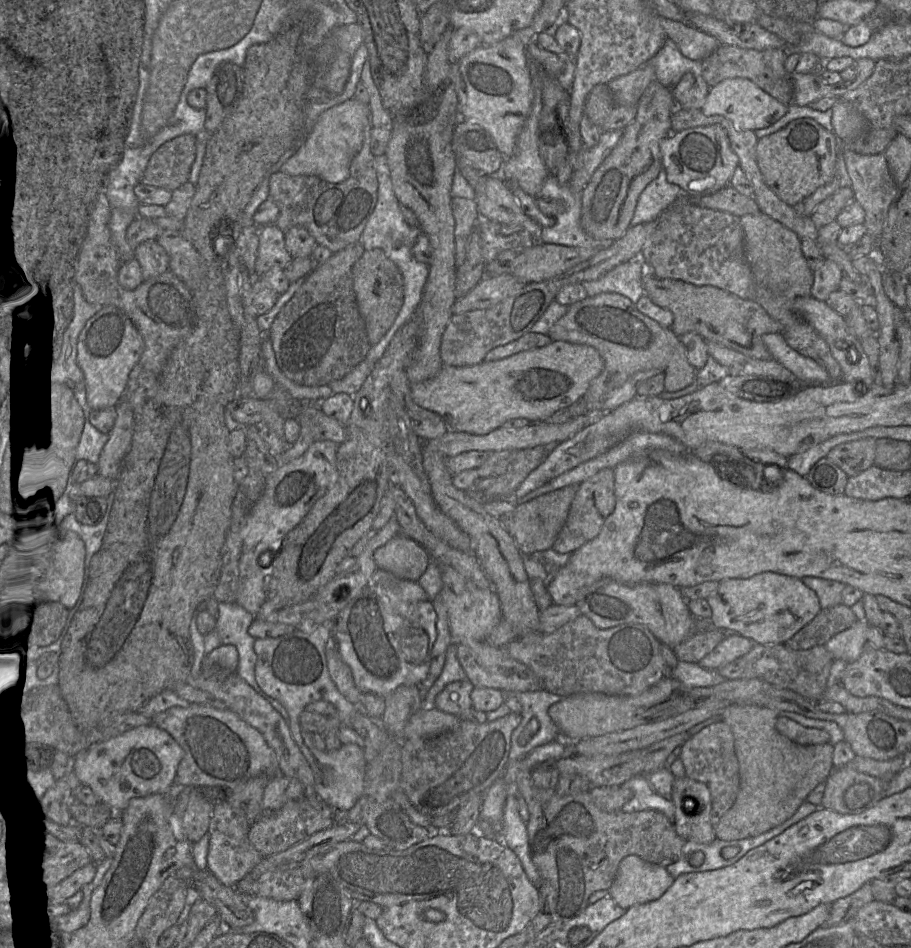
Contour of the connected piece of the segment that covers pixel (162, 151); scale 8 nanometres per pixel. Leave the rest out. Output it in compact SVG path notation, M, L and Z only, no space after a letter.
M182 134L162 144L150 157L141 184L175 191L188 182L196 137Z

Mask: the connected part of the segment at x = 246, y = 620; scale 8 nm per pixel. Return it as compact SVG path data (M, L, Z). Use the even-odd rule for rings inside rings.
M236 603L218 604L216 632L222 645L234 645L239 654L239 663L236 673L259 693L279 714L287 721L289 714L283 705L266 694L258 685L255 678L257 655L254 650L254 641L248 630L255 615L251 614Z

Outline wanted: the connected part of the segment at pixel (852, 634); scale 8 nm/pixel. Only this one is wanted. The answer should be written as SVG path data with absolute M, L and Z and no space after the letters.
M865 620L856 622L848 629L833 636L824 646L836 660L847 663L857 660L867 642L867 629L870 625Z

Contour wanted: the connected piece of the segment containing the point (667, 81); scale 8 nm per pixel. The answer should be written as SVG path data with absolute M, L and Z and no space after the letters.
M666 39L662 48L650 60L655 71L655 80L668 89L676 86L689 72L701 73L701 61L692 61L684 57L677 46Z

